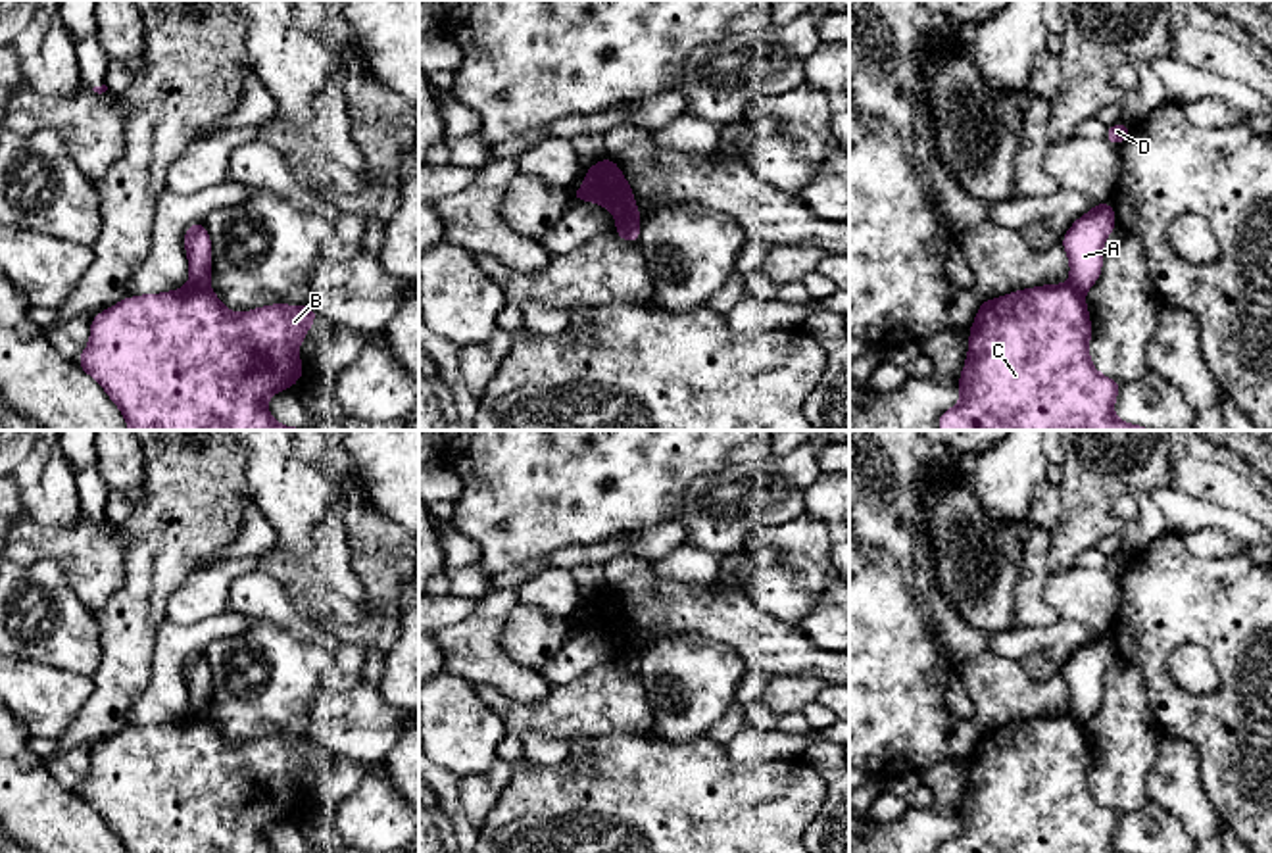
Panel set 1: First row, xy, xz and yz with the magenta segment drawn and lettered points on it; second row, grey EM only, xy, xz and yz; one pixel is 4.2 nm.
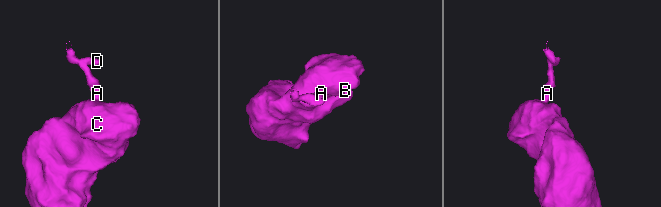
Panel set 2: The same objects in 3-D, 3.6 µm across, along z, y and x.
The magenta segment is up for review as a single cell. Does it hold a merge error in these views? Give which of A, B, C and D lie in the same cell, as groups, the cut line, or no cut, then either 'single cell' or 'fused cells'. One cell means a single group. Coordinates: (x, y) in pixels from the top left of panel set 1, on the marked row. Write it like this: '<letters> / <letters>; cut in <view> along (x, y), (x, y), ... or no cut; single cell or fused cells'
A D / B C; cut in xz along (638, 223), (617, 227); fused cells

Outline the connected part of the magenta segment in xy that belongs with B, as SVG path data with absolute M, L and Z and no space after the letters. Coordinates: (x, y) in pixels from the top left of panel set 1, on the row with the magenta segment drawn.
M184 288L123 298L90 321L90 340L75 361L121 409L129 430L315 430L277 423L267 400L306 373L298 346L319 313L273 304L232 313L215 292Z

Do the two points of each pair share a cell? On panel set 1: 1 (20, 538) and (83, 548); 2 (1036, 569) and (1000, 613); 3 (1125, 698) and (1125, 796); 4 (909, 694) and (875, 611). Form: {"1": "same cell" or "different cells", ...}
{"1": "same cell", "2": "different cells", "3": "same cell", "4": "same cell"}

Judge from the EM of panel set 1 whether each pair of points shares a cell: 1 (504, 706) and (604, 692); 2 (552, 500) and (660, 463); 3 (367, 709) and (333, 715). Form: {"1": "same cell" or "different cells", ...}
{"1": "same cell", "2": "same cell", "3": "same cell"}

